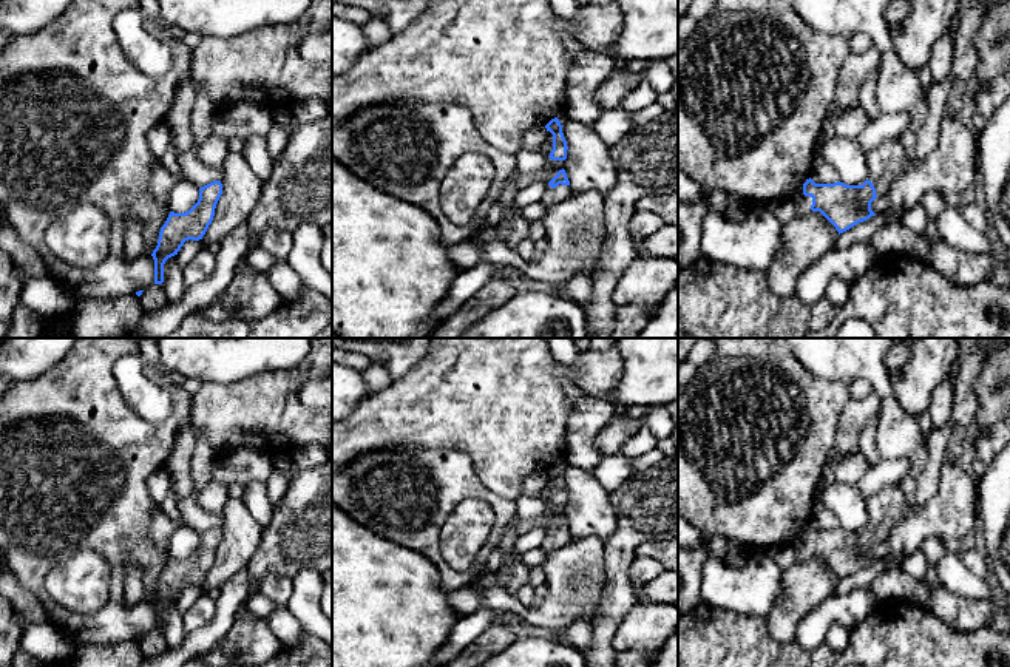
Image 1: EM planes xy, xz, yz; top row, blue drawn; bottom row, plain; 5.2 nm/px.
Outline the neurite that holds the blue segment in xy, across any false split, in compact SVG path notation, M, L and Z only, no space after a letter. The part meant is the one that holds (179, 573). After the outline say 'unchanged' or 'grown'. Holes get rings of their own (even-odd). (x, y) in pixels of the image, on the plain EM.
M213 526L199 534L199 545L188 557L170 557L165 570L161 573L158 591L151 599L154 605L154 630L164 628L165 607L178 601L185 587L202 585L213 567L221 540L221 526Z; unchanged

